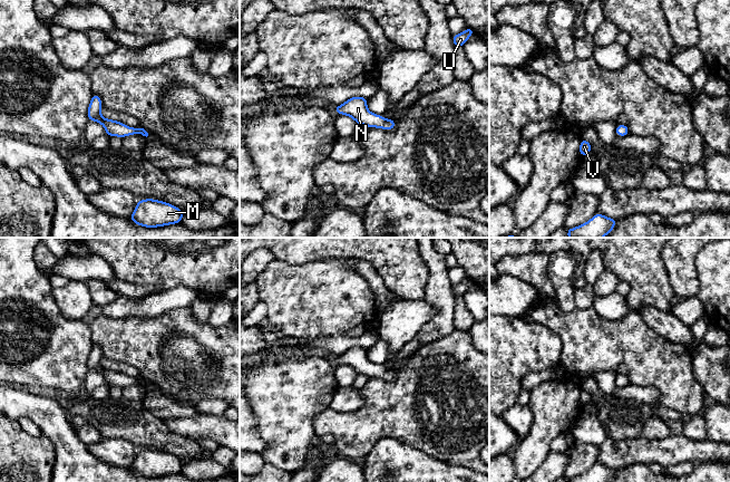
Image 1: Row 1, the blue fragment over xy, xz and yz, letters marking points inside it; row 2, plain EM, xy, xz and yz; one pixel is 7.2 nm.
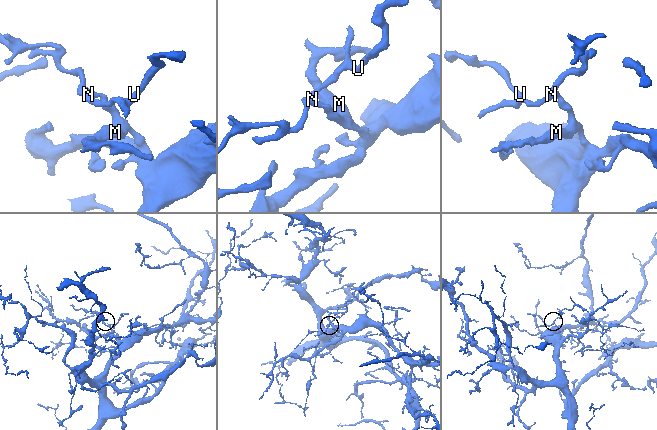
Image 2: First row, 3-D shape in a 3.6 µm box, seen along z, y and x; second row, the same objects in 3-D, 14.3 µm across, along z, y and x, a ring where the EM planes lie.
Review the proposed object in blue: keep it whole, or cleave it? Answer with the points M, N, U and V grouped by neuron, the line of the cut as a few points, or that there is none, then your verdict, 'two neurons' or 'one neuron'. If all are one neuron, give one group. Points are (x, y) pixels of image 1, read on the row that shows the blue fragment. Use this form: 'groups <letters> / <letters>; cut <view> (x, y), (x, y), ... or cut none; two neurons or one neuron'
groups M N U V; cut none; one neuron

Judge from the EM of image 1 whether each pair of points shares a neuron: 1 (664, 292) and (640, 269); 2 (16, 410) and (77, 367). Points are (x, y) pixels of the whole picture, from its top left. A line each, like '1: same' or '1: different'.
1: same
2: different

